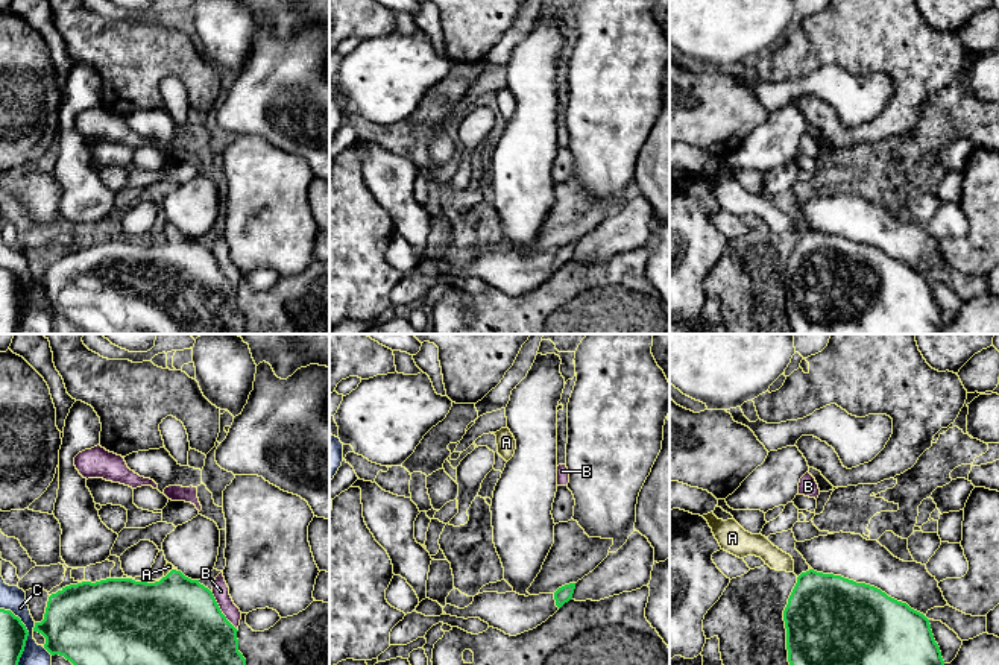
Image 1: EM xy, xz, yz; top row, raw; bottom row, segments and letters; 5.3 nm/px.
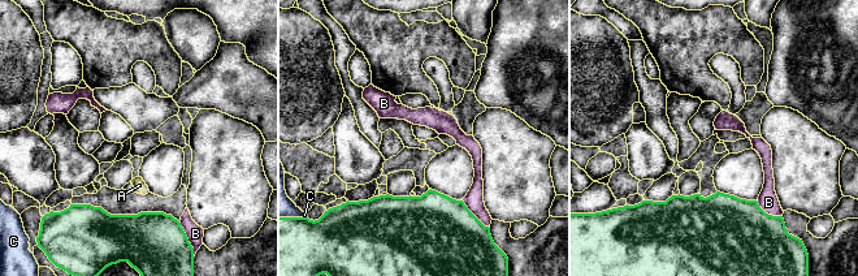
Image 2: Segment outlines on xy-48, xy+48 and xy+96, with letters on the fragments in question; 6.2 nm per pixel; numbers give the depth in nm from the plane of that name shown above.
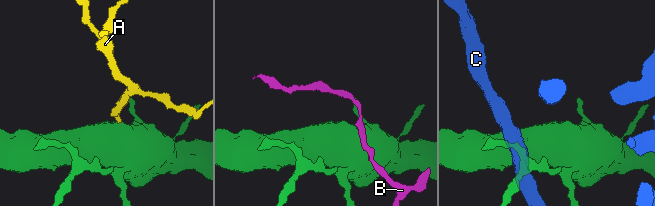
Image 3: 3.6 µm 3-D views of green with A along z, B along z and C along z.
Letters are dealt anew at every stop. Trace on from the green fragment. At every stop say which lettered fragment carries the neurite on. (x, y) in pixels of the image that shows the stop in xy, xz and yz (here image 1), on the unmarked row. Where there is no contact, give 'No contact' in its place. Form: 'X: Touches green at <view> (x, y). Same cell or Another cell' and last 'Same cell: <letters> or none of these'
A: Touches green at xy (170, 231). Same cell
B: Touches green at xy (220, 271). Another cell
C: Touches green at xy (28, 295). Another cell
Same cell: A

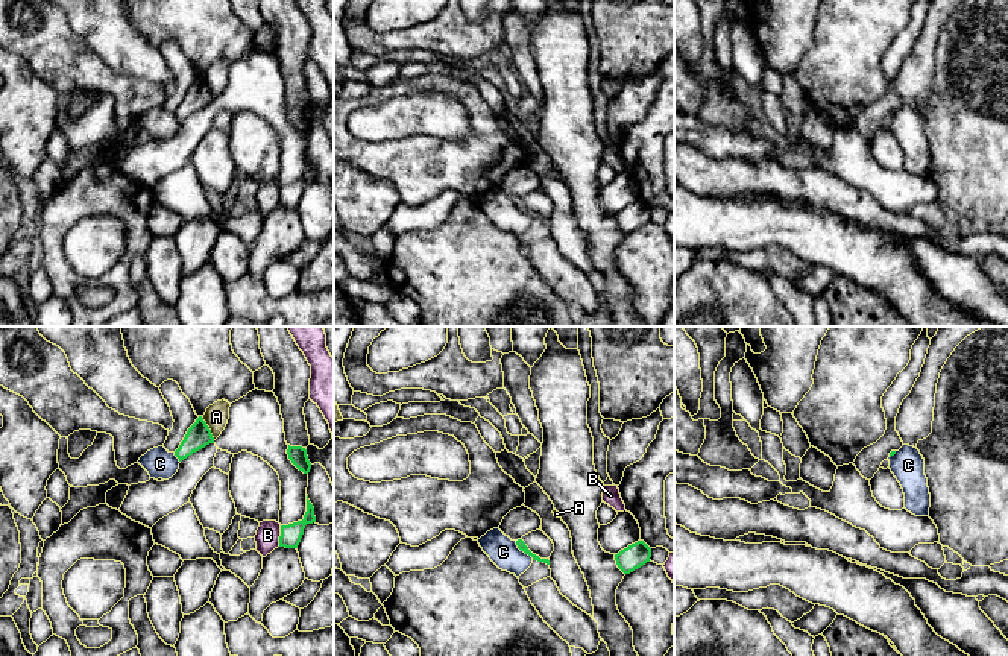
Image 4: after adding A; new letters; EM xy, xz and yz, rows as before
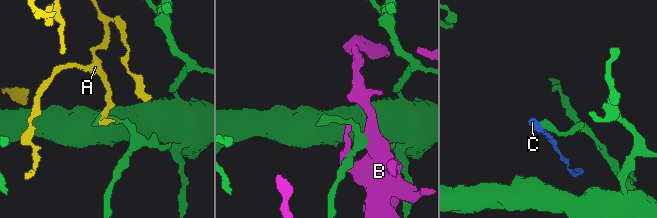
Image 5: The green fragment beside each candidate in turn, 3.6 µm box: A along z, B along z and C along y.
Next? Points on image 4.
A: Touches green at xy (208, 88). Another cell
B: Touches green at xy (280, 196). Another cell
C: Touches green at xz (522, 210). Another cell
Same cell: none of these

